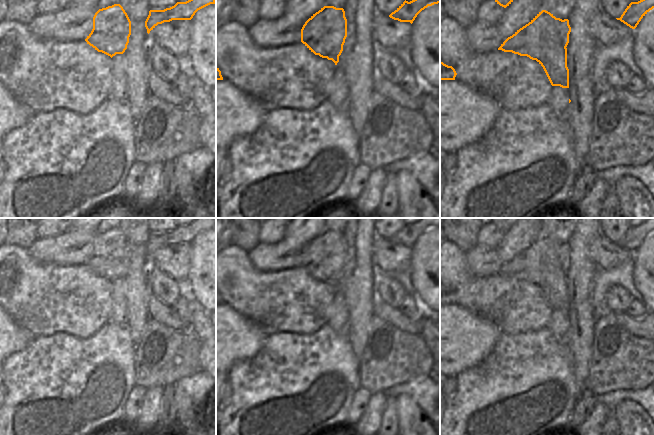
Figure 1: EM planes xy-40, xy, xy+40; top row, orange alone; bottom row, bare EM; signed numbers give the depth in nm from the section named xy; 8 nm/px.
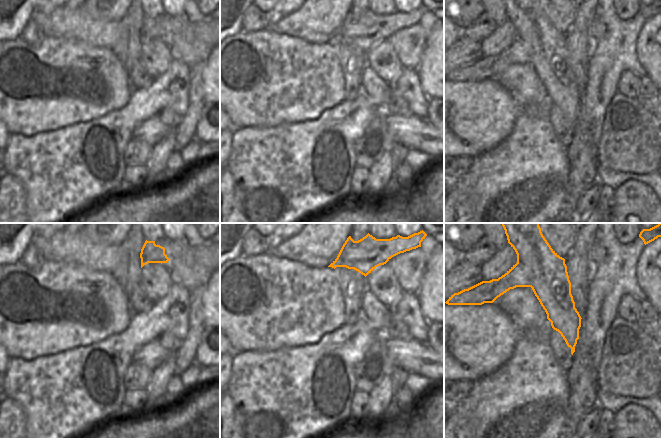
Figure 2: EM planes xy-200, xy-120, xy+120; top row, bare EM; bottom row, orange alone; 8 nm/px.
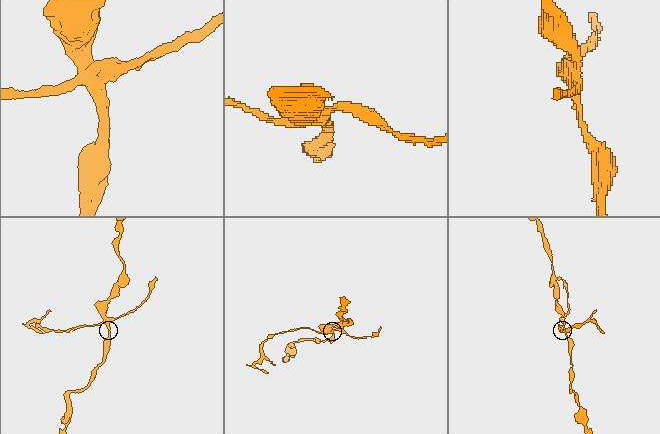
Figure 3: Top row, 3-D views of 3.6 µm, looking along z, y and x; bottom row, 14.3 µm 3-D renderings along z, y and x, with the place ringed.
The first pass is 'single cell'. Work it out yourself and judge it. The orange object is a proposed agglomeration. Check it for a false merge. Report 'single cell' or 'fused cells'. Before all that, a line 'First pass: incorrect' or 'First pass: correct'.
First pass: incorrect
fused cells

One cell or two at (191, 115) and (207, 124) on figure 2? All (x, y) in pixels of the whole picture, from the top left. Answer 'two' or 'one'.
two

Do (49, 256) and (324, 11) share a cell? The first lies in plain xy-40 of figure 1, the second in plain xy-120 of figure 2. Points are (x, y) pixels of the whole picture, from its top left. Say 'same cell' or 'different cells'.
same cell

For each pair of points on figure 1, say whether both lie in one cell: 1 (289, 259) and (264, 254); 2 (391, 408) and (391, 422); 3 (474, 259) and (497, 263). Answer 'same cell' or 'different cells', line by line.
1: same cell
2: same cell
3: same cell

